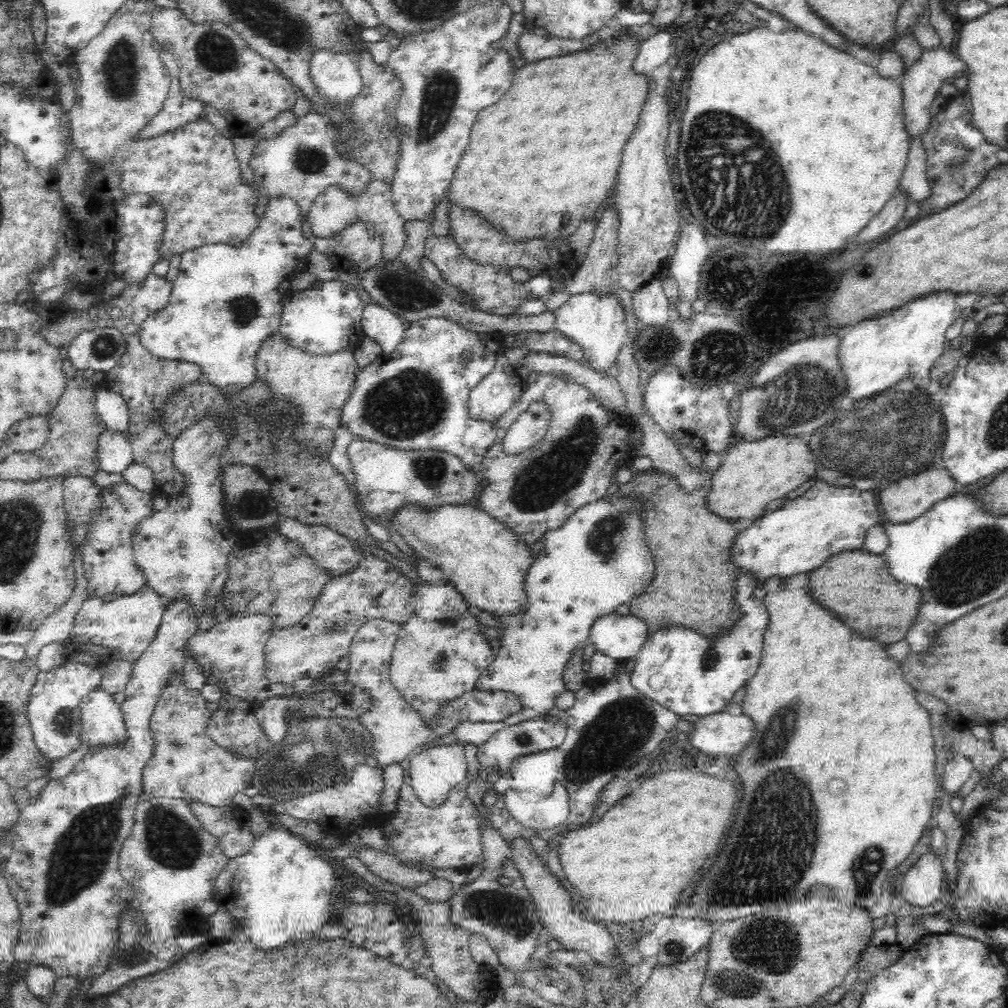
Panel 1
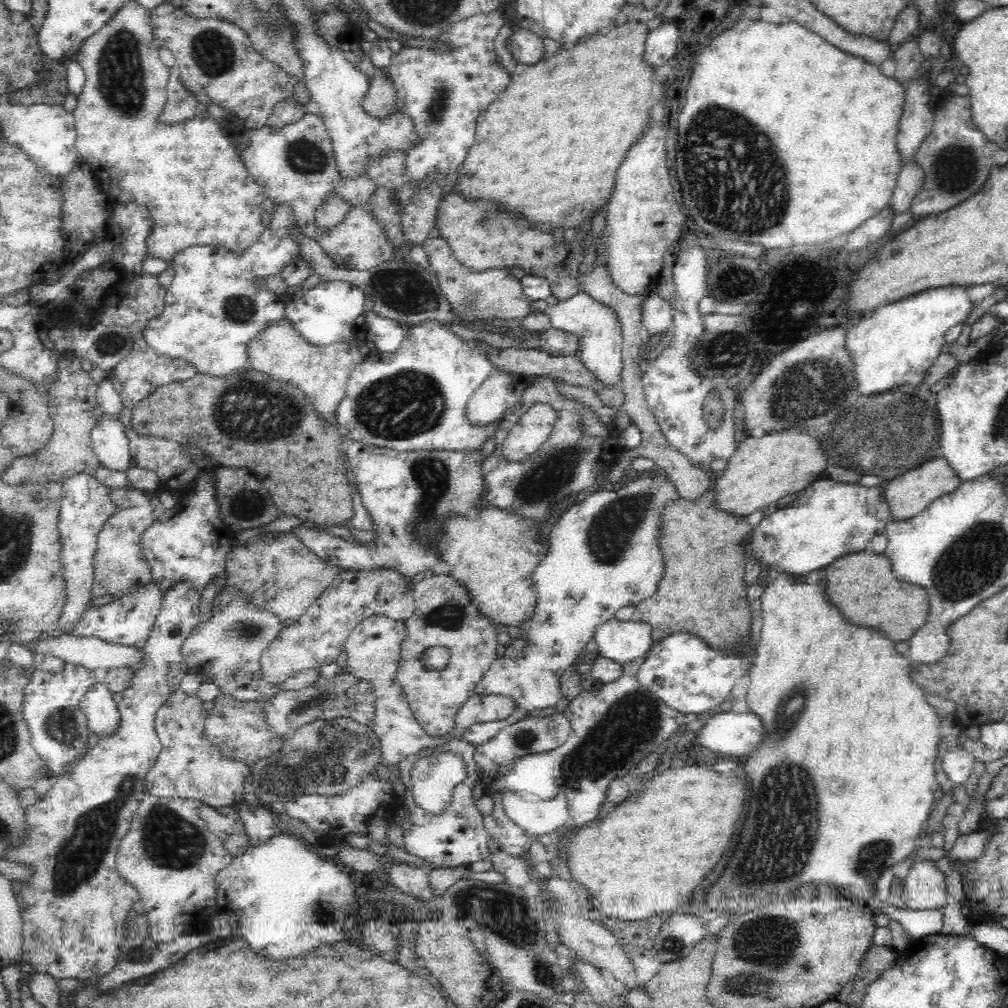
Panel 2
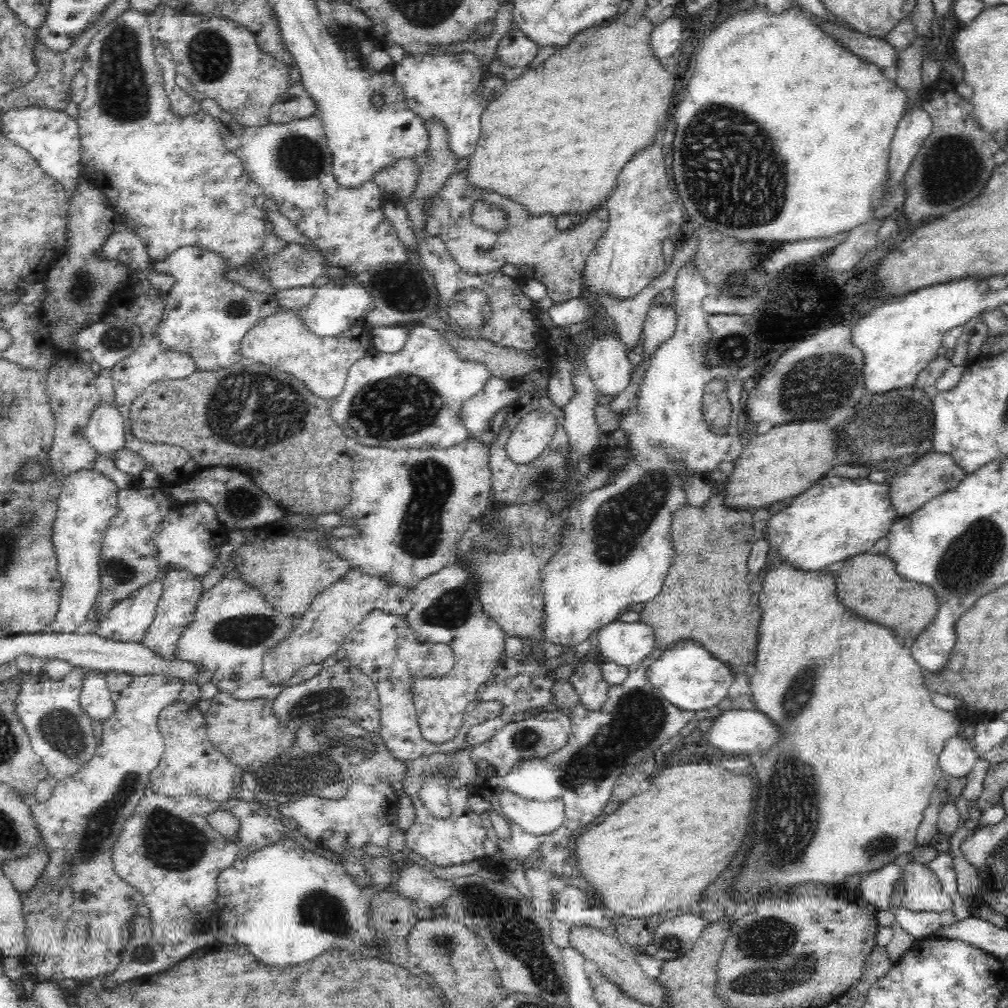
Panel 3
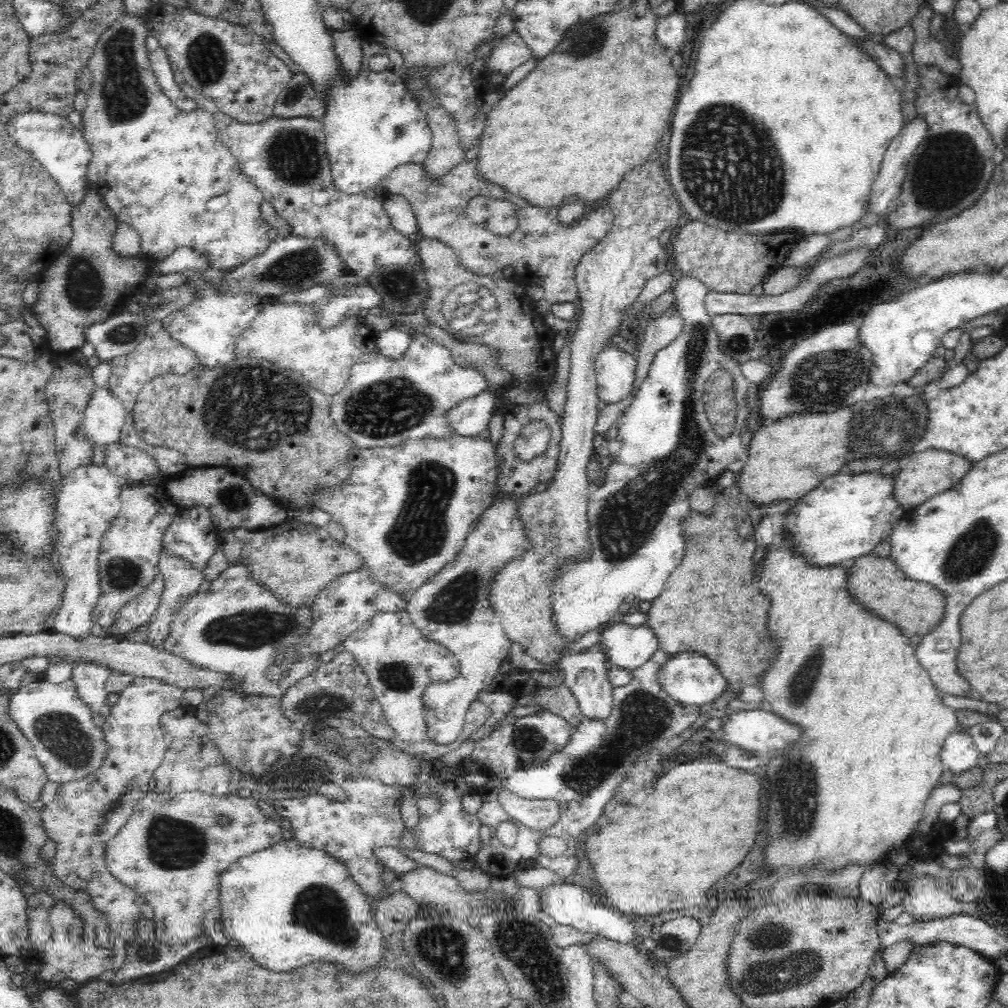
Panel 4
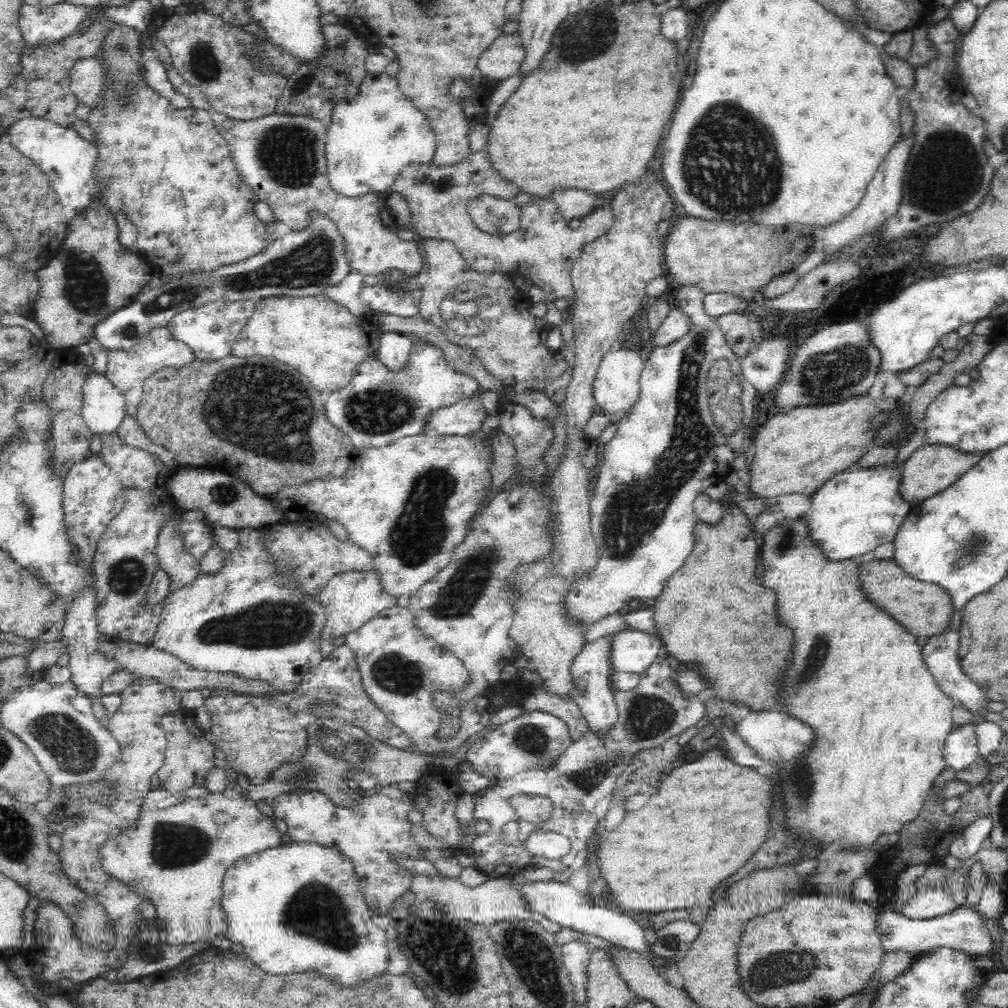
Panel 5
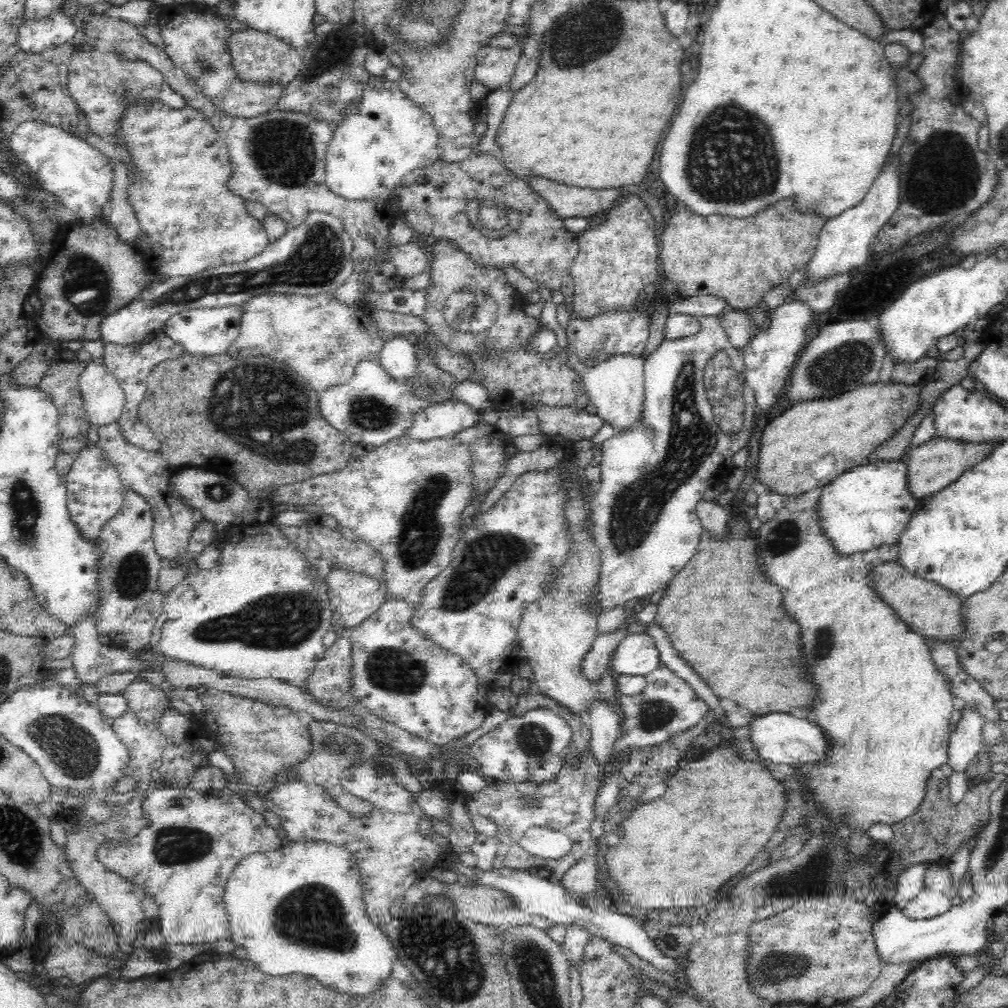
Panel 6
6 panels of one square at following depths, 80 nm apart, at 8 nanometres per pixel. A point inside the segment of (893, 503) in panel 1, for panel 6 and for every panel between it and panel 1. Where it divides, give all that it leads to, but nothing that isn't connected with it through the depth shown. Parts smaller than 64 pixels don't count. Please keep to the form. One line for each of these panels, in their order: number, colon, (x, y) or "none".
2: (907, 495)
3: (934, 474)
4: (929, 473)
5: (929, 470)
6: (932, 466)

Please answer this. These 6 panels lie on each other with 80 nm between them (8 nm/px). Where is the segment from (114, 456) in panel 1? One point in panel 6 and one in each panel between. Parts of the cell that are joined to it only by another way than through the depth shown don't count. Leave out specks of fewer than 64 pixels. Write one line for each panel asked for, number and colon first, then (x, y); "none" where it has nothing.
2: (110, 444)
3: (106, 431)
4: (105, 416)
5: (103, 410)
6: (103, 398)

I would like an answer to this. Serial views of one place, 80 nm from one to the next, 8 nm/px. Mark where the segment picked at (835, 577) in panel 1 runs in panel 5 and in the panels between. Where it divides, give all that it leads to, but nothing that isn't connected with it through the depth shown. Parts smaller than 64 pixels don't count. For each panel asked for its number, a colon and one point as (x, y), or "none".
2: (861, 585)
3: (867, 585)
4: (875, 583)
5: (923, 609)

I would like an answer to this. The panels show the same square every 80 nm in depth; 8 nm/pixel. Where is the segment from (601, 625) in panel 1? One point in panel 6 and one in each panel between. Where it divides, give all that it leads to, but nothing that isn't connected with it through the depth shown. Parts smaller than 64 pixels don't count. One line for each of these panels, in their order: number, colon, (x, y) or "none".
2: (622, 641)
3: (624, 643)
4: (627, 646)
5: (631, 650)
6: (636, 654)

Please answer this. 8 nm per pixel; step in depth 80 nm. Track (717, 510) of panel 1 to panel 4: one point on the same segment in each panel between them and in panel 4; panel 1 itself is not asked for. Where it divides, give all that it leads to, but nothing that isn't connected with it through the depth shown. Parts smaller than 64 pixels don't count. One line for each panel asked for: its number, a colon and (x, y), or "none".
2: (762, 470)
3: (787, 461)
4: (785, 462)

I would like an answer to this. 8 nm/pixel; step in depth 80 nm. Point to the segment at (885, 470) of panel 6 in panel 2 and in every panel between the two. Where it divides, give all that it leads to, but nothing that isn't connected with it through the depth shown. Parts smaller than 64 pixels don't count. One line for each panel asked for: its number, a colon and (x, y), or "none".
2: (830, 519)
3: (837, 518)
4: (846, 515)
5: (855, 511)

